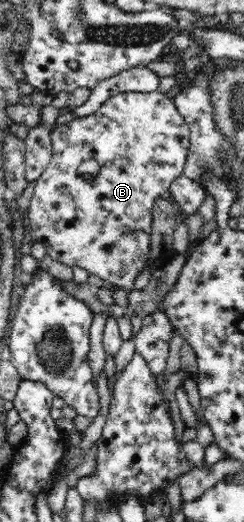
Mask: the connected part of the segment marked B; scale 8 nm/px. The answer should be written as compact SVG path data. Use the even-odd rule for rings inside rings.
M126 91L118 95L113 95L98 111L92 115L85 115L84 117L74 117L72 121L66 122L65 125L55 125L51 130L52 140L52 157L42 172L42 175L36 180L36 186L33 196L30 200L30 205L26 211L27 227L32 237L42 243L46 249L47 254L57 262L66 264L67 266L78 266L85 269L90 274L98 276L101 280L110 283L110 287L126 291L130 293L134 290L134 283L136 277L146 269L149 263L149 253L151 247L151 225L152 225L152 210L155 206L155 199L160 196L166 197L169 194L169 187L176 177L183 175L184 166L188 157L190 147L190 130L182 114L176 109L173 98L168 98L167 94L161 92L150 91L148 93L140 93L138 91ZM84 161L96 161L100 165L98 173L92 179L84 179L78 173L78 167Z

